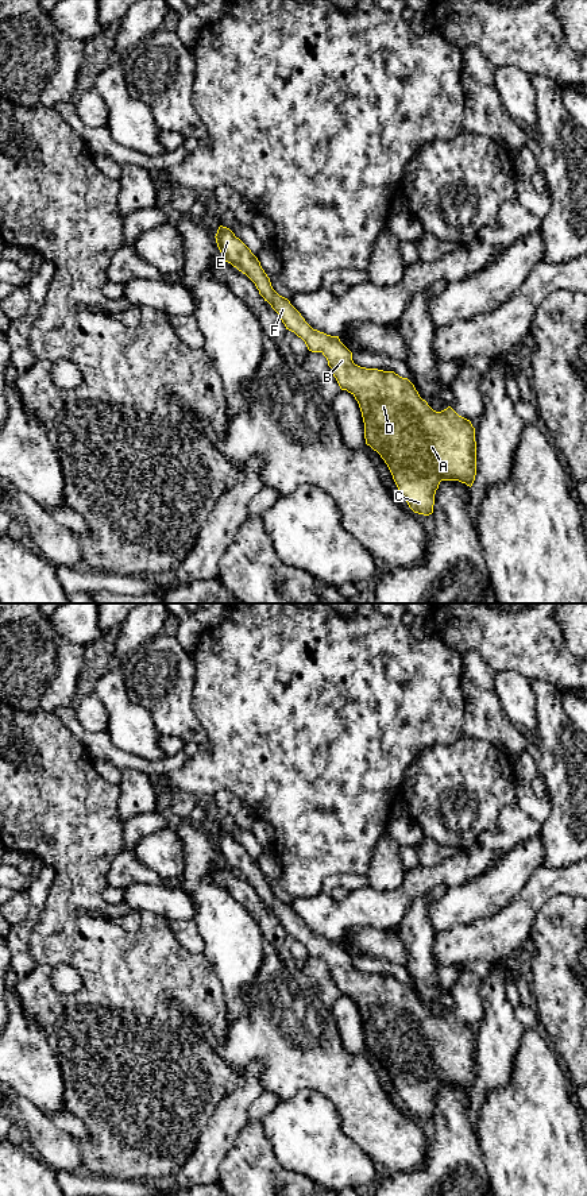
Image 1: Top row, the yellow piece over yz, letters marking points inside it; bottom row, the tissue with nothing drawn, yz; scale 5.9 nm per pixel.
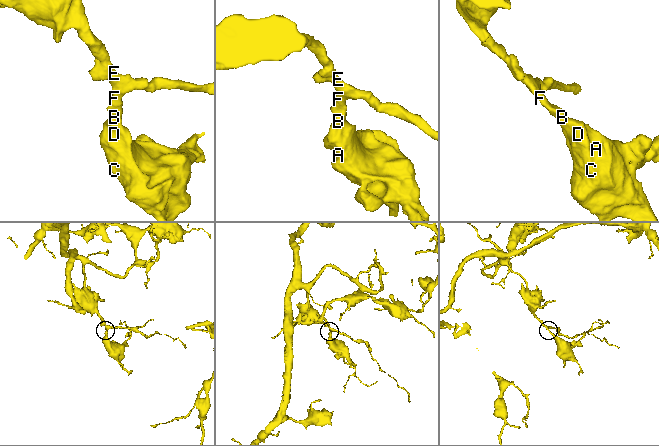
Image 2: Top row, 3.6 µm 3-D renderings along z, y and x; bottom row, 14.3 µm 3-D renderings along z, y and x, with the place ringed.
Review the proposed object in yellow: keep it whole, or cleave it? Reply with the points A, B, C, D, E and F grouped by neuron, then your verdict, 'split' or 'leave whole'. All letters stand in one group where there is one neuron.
A B C D E F | leave whole

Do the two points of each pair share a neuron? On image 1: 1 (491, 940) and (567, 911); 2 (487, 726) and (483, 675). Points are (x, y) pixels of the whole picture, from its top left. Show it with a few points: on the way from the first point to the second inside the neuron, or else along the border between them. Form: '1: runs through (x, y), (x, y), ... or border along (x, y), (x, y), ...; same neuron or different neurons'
1: border along (549, 899), (539, 909), (528, 936); different neurons
2: runs through (483, 714), (483, 687); same neuron

